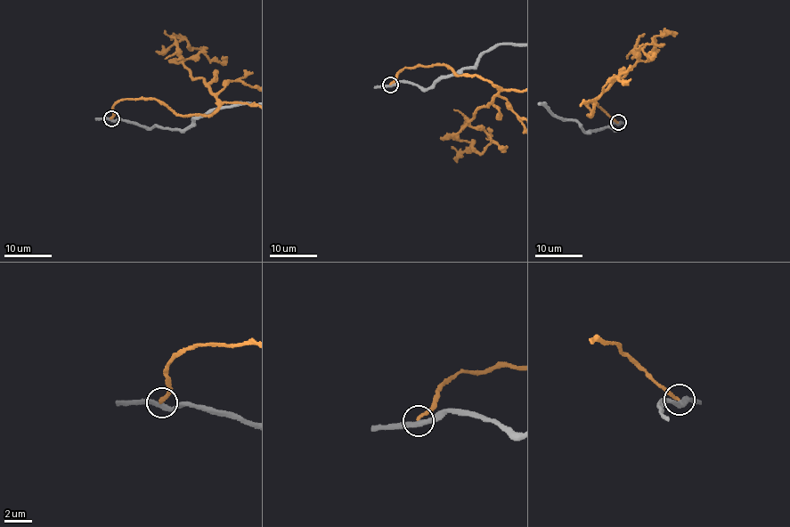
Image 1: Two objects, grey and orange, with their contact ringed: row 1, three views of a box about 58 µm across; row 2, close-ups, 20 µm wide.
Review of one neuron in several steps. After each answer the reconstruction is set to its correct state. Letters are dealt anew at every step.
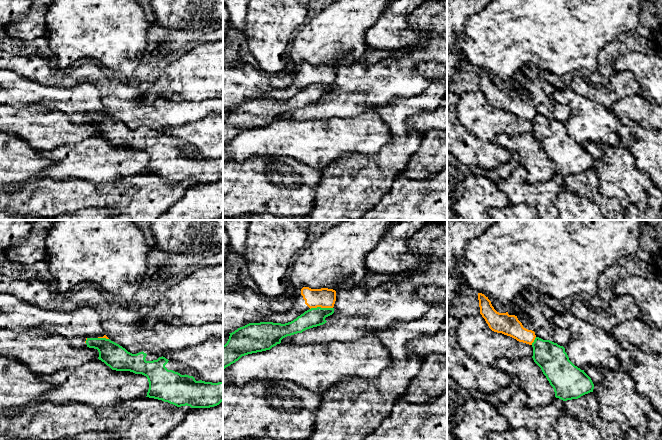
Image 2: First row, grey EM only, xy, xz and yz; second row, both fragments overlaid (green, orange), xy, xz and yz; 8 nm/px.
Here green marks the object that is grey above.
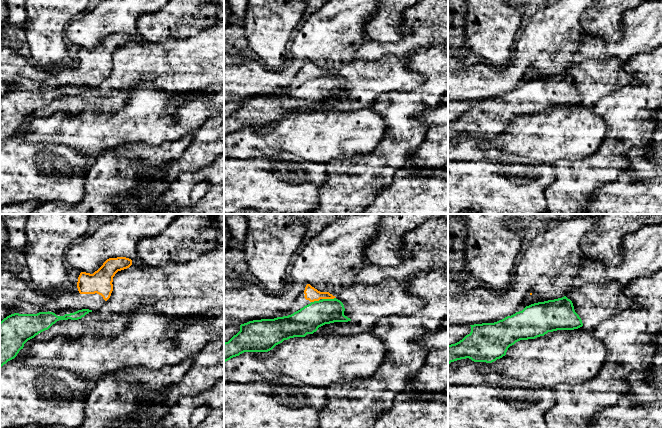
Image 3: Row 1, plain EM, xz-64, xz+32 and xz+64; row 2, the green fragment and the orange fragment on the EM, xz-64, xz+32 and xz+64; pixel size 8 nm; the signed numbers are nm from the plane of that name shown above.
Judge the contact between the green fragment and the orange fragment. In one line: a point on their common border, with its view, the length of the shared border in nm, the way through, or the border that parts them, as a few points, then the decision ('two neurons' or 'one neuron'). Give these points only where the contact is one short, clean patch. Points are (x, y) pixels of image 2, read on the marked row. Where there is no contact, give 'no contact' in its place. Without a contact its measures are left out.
contact xz (320, 307); length 180 nm; border xz (332, 307), (312, 307), (310, 309); two neurons

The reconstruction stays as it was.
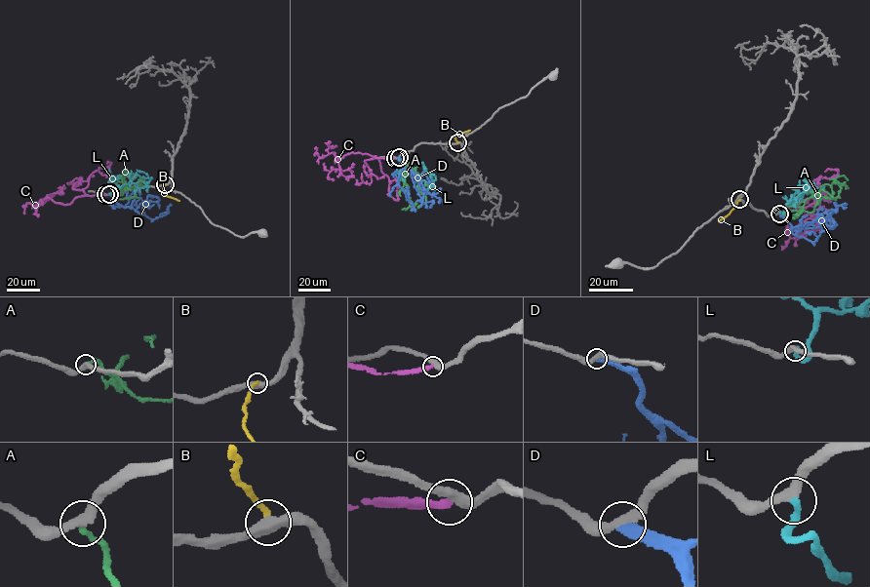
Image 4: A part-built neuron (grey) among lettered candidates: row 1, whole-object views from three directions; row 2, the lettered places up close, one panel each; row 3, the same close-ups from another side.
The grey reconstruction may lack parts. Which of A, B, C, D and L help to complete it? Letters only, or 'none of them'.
L

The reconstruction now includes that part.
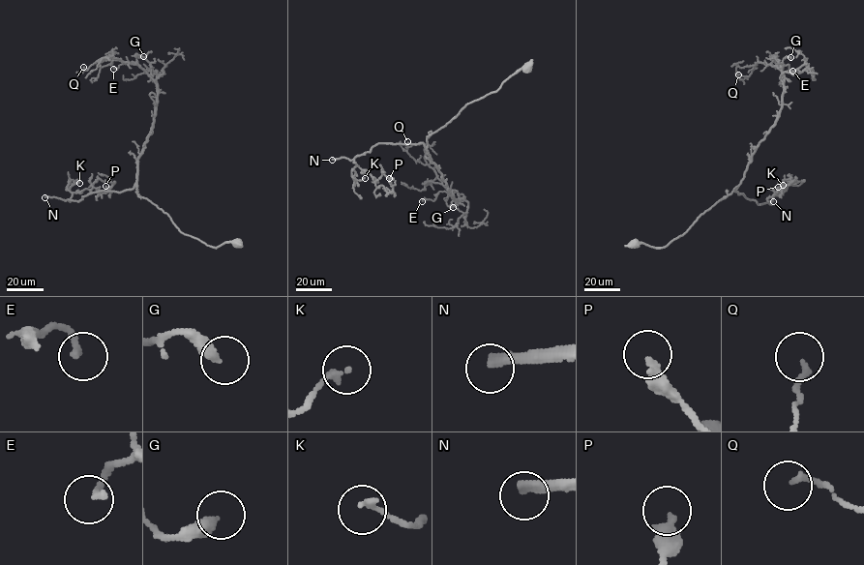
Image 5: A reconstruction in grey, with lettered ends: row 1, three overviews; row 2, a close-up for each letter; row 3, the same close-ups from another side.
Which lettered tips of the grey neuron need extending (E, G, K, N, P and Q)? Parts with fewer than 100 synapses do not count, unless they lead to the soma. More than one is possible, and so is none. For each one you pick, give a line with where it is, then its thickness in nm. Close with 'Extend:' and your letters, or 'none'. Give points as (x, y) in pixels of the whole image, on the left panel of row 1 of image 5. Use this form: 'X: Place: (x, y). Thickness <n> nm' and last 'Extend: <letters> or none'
N: Place: (44, 197). Thickness 320 nm
Extend: N

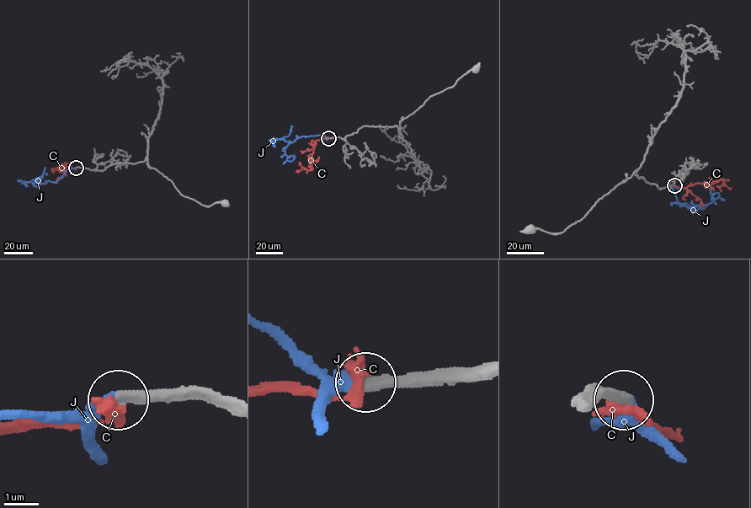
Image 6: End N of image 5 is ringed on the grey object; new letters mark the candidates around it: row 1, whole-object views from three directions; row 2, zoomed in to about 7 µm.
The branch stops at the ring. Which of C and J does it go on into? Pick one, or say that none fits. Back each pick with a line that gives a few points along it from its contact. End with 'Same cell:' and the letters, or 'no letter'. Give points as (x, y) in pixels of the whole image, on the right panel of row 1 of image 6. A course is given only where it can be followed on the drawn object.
J: via (674, 185), (680, 206), (694, 208), (693, 212), (691, 206), (694, 210), (699, 207), (692, 206)
Same cell: J

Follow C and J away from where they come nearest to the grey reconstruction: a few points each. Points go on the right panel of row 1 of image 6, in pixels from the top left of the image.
C: (674, 185), (682, 189), (696, 184), (711, 185), (723, 179), (722, 184), (731, 189)
J: (674, 185), (680, 206), (694, 208), (693, 212), (691, 206), (694, 210), (699, 207), (692, 206)

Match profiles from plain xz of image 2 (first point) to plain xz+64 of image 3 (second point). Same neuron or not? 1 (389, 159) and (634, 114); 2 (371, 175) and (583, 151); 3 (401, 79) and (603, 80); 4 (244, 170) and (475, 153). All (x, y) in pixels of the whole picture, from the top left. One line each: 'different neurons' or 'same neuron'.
1: same neuron
2: different neurons
3: same neuron
4: different neurons

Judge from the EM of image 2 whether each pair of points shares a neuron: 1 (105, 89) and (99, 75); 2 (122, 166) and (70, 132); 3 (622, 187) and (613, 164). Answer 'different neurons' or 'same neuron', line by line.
1: same neuron
2: different neurons
3: same neuron

